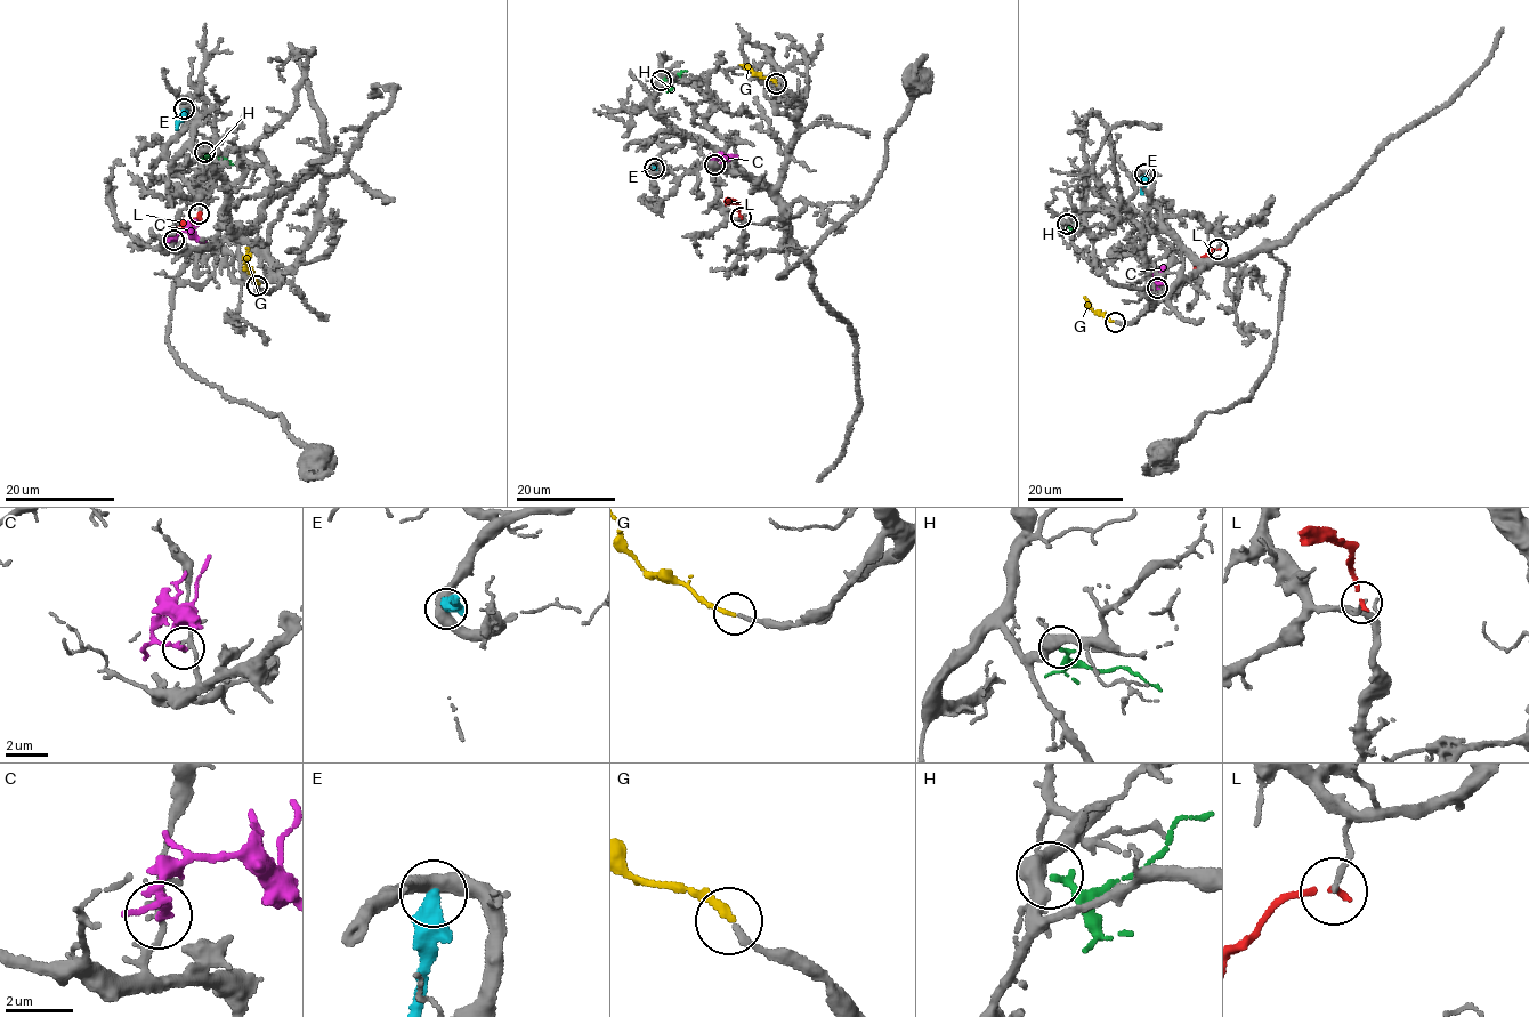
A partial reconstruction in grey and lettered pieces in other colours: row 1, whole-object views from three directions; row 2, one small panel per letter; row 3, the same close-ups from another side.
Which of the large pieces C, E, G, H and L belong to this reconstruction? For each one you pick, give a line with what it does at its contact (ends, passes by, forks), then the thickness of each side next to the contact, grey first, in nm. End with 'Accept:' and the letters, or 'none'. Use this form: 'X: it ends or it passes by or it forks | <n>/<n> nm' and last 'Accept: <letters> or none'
G: it ends | 200/240 nm
H: it ends | 420/200 nm
Accept: G, H

